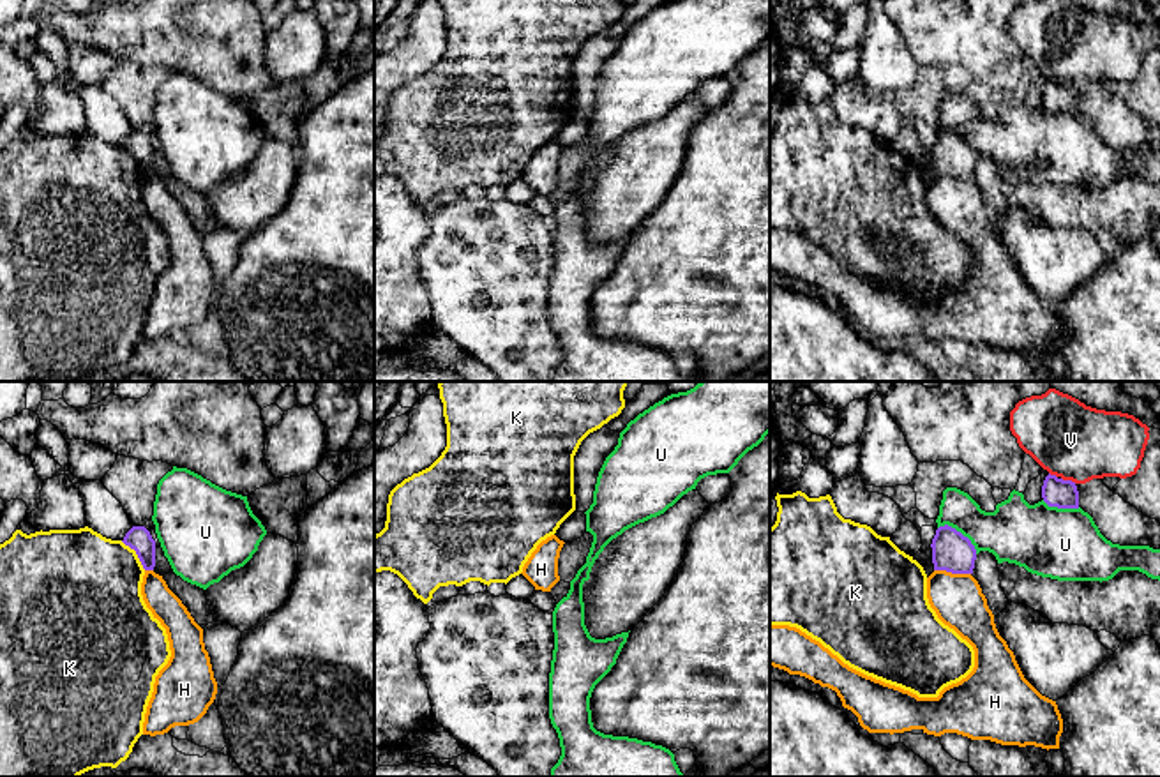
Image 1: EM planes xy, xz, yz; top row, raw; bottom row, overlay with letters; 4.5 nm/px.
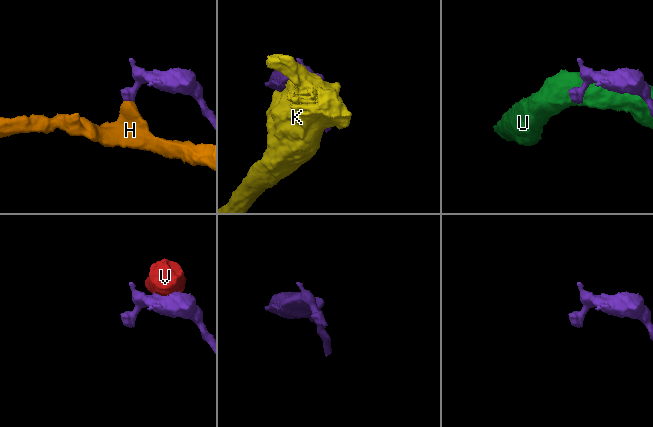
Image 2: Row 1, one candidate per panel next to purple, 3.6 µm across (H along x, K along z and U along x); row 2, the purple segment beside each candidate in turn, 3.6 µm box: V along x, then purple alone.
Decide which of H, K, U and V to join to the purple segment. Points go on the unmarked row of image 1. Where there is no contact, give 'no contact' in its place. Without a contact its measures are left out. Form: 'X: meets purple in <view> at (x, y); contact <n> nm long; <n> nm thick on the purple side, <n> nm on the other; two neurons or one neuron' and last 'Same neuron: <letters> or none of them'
H: meets purple in yz at (952, 177); contact 170 nm long; 180 nm thick on the purple side, 240 nm on the other; two neurons
K: meets purple in xy at (136, 158); contact 180 nm long; 110 nm thick on the purple side, 440 nm on the other; two neurons
U: meets purple in yz at (959, 136); contact 220 nm long; 180 nm thick on the purple side, 280 nm on the other; two neurons
V: meets purple in yz at (1069, 85); contact 80 nm long; 130 nm thick on the purple side, 340 nm on the other; two neurons
Same neuron: none of them

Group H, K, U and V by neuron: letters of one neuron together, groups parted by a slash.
H / K / U / V

